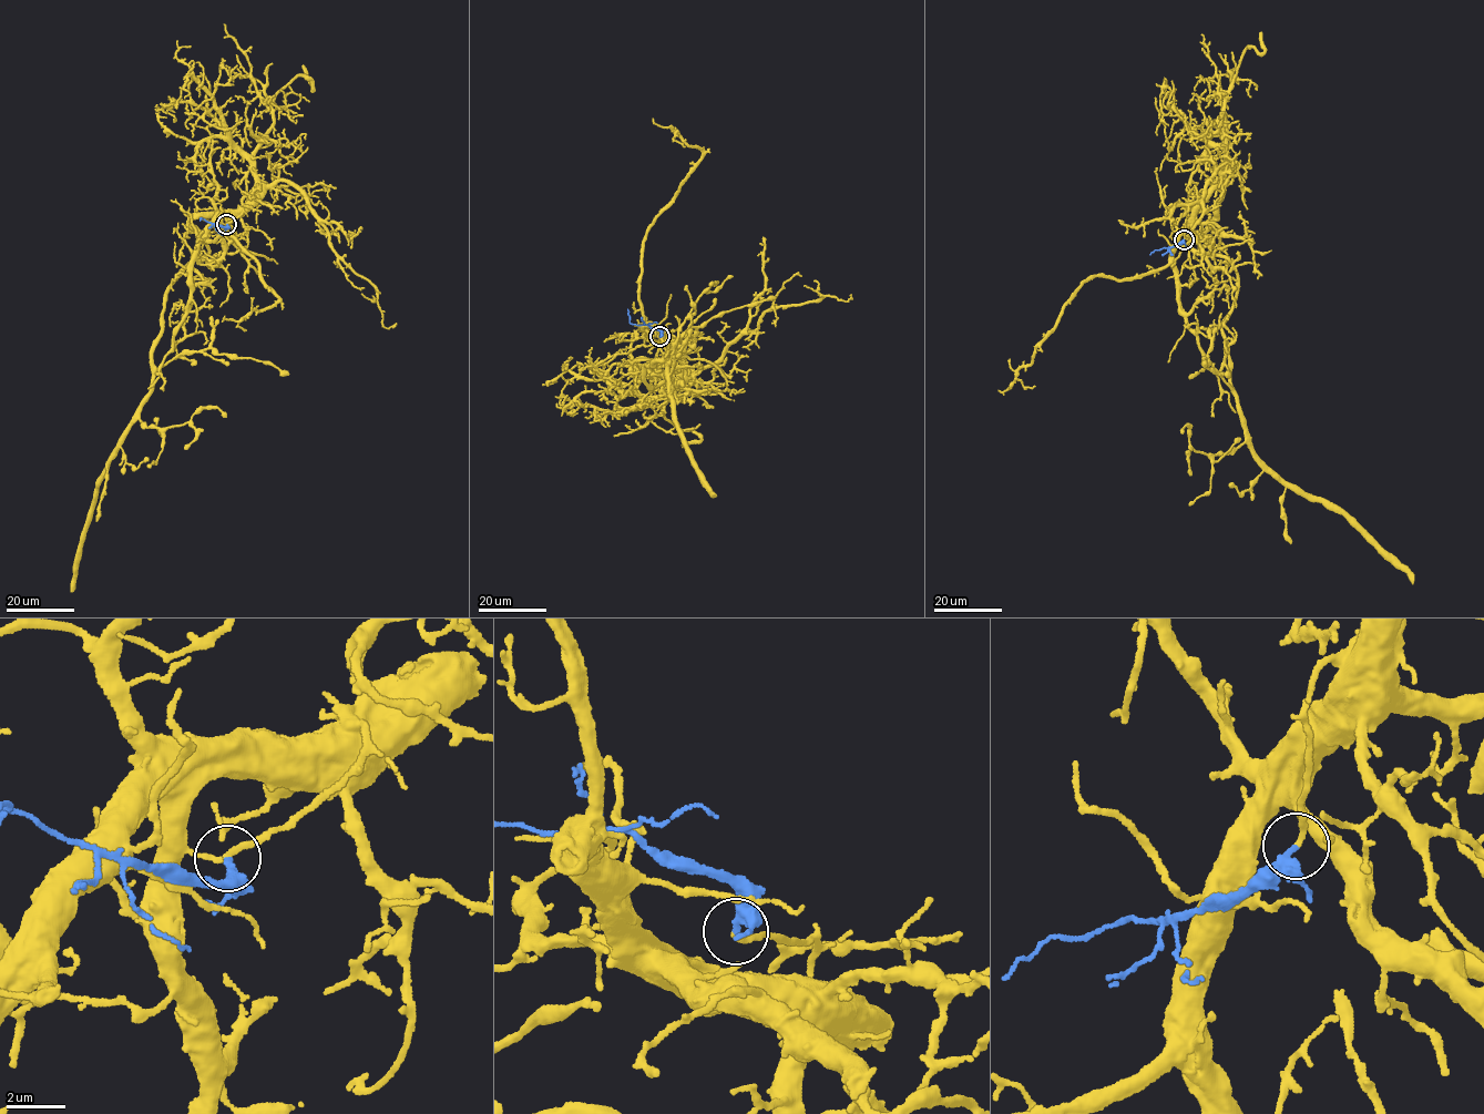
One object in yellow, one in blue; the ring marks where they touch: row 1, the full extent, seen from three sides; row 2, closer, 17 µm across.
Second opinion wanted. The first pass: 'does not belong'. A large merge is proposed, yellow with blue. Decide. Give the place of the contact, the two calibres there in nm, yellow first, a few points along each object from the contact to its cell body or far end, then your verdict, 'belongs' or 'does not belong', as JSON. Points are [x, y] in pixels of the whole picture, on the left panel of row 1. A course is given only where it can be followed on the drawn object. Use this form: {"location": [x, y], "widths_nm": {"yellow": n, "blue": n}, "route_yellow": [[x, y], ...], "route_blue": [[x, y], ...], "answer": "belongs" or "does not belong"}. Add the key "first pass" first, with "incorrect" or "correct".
{"first pass": "incorrect", "location": [226, 224], "widths_nm": {"yellow": 140, "blue": 320}, "route_yellow": [[226, 224], [243, 210], [191, 220], [208, 253], [170, 287], [152, 353], [152, 390], [98, 481], [70, 591]], "route_blue": [[226, 224], [200, 220]], "answer": "belongs"}

